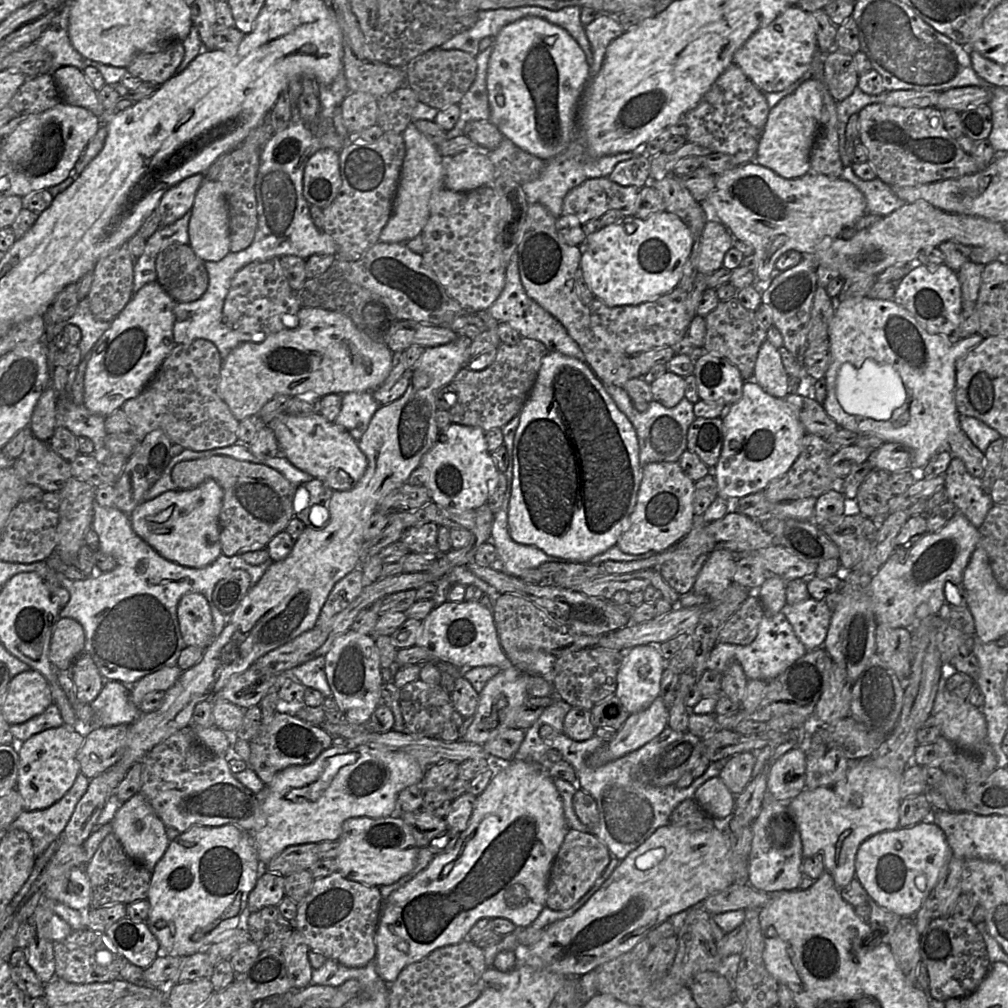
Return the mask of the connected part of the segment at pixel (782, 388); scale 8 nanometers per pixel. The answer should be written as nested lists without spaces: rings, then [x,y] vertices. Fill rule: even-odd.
[[[765,340],[758,352],[753,377],[768,394],[785,398],[788,394],[788,377],[779,350]]]

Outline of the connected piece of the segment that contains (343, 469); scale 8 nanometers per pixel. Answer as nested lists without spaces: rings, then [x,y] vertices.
[[[282,413],[267,426],[275,433],[282,455],[334,491],[351,490],[366,471],[367,457],[359,448],[358,441],[344,426],[326,420],[320,413],[306,416]]]

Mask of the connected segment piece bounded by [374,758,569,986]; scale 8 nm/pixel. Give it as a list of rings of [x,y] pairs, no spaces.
[[[515,758],[508,761],[477,796],[468,825],[454,848],[435,855],[424,870],[384,901],[374,959],[382,980],[390,986],[406,966],[438,948],[468,938],[470,929],[481,918],[506,918],[516,927],[531,925],[545,906],[551,867],[568,831],[562,798],[548,769],[532,761]]]

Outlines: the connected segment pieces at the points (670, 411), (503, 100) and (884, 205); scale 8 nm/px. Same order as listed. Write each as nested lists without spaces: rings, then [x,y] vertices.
[[[611,384],[604,385],[618,409],[627,416],[636,430],[641,466],[652,462],[678,462],[682,453],[687,450],[688,428],[696,418],[693,413],[694,404],[683,397],[676,406],[666,408],[658,401],[653,400],[645,412],[639,412],[624,388]]]
[[[527,16],[505,25],[494,37],[487,69],[489,120],[522,150],[547,161],[564,152],[578,132],[578,110],[590,79],[590,66],[577,41],[545,19]]]
[[[844,167],[841,179],[851,182],[862,192],[868,214],[888,216],[905,204],[893,189],[879,178],[864,181],[854,174],[852,167]]]

